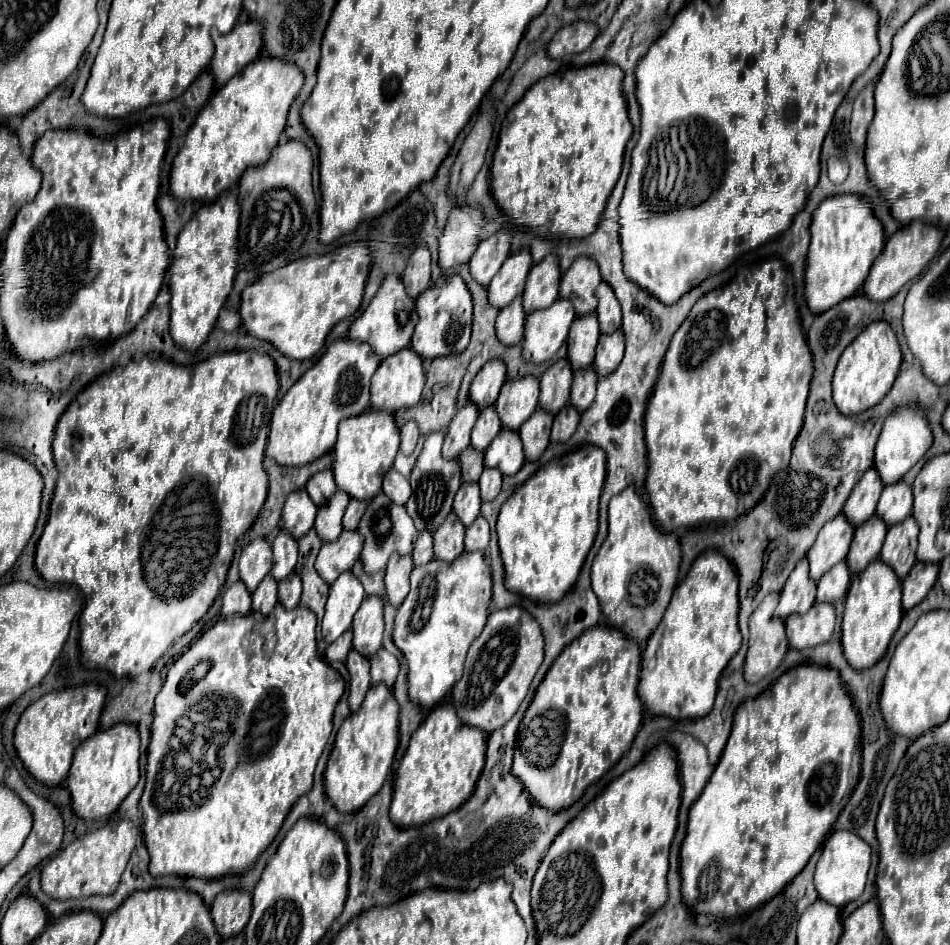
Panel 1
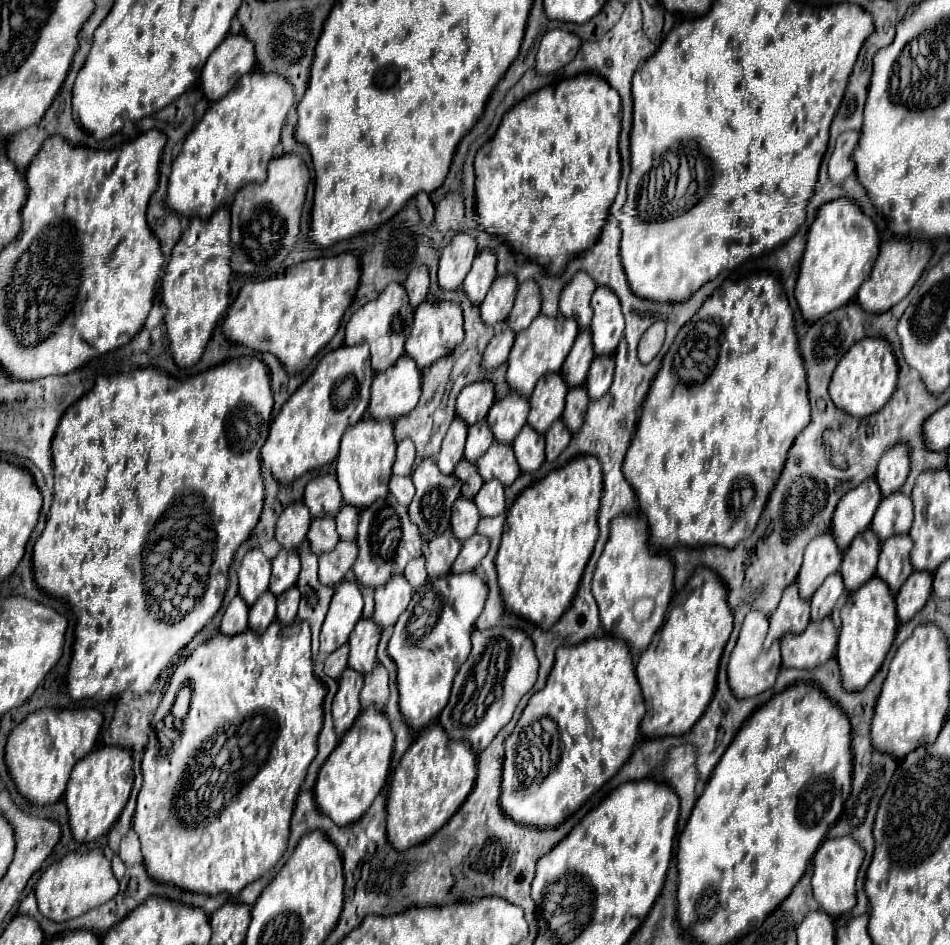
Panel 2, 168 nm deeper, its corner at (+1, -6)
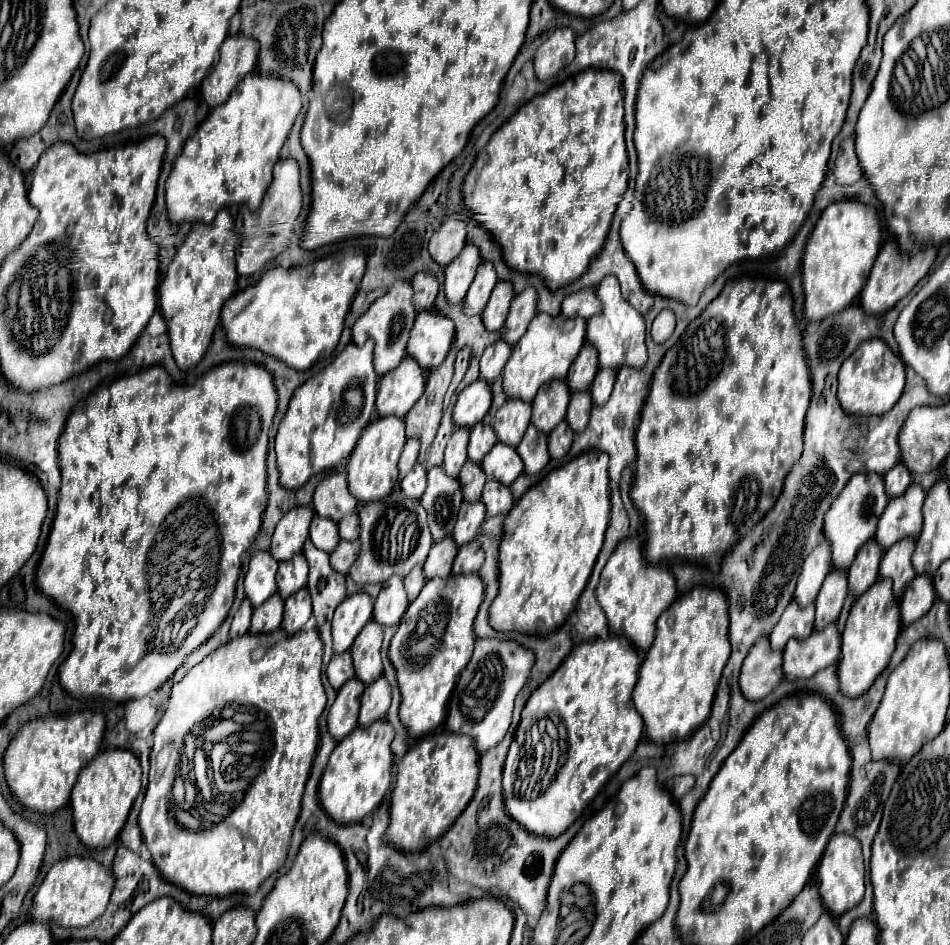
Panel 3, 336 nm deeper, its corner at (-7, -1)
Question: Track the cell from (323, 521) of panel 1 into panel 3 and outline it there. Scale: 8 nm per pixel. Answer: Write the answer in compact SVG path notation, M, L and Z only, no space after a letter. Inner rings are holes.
M315 515L311 521L311 541L315 543L315 547L323 549L325 553L331 553L335 549L335 545L341 541L339 531L337 531L337 523L335 521L327 521L327 517L319 517Z

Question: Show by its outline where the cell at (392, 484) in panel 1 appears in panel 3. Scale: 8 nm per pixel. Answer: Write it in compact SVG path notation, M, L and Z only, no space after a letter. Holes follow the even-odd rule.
M417 463L417 465L405 475L405 479L401 481L401 489L403 489L403 493L407 493L407 497L411 497L411 499L419 499L419 497L421 497L421 493L425 491L425 485L427 485L425 473L427 473L427 469Z

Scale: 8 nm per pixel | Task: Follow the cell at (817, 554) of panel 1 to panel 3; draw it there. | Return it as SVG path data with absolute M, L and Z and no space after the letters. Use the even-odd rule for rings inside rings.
M823 541L803 563L797 589L795 589L795 601L801 607L807 607L815 601L827 573L831 571L831 545Z

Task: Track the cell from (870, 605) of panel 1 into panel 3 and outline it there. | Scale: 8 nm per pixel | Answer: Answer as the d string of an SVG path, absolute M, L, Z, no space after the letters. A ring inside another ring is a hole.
M879 579L875 581L875 585L871 585L871 589L867 589L867 593L863 593L853 603L849 619L845 623L843 647L839 659L839 685L841 691L847 693L847 697L859 697L873 685L873 681L887 667L895 651L899 631L901 631L899 603L893 597L891 581Z

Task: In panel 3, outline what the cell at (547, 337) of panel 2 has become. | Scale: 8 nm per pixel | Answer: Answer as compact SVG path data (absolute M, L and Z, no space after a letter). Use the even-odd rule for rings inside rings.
M537 313L525 335L519 343L513 345L511 359L503 371L503 389L509 397L517 397L523 401L533 401L537 389L551 381L551 379L565 379L573 359L581 351L585 343L585 321L581 317L565 319L565 317L551 317L547 313Z

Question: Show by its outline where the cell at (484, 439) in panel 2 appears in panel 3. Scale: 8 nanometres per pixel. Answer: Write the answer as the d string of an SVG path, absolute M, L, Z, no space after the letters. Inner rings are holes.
M477 423L475 427L471 427L471 439L469 439L469 459L479 463L497 443L497 435L493 431L491 425L487 423Z

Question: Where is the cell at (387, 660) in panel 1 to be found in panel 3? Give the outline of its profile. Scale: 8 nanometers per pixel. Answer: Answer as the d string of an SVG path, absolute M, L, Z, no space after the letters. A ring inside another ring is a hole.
M381 675L371 685L367 685L363 697L361 697L361 713L359 713L359 725L367 727L377 719L383 719L387 709L391 705L391 687Z

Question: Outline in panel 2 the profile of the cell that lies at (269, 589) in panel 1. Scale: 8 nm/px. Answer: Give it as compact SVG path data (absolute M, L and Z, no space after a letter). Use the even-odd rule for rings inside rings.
M267 590L249 610L249 630L263 634L267 626L275 620L275 596Z

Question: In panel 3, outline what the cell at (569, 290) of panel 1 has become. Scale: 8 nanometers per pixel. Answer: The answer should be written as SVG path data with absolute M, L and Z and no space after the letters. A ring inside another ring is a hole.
M593 287L569 293L563 299L563 305L561 305L561 315L563 317L583 317L583 319L589 319L593 315L599 315L601 311L603 311L603 305L597 299L597 293L595 293Z

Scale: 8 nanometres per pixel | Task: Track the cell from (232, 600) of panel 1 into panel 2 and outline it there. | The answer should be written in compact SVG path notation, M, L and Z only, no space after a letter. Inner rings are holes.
M235 596L223 614L221 632L225 636L235 636L235 634L245 632L247 630L247 614L249 614L249 606L243 602L241 596Z

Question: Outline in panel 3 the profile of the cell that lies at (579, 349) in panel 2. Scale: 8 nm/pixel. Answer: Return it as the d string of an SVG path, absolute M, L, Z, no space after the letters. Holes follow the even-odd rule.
M585 343L579 351L579 357L573 361L569 373L567 373L567 385L571 391L587 391L591 387L591 381L599 369L597 353L591 343Z

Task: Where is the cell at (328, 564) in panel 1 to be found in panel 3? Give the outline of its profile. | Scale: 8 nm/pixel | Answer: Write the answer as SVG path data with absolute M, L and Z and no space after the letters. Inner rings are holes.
M341 541L329 557L331 557L331 567L345 575L355 563L355 557L359 557L359 541Z

